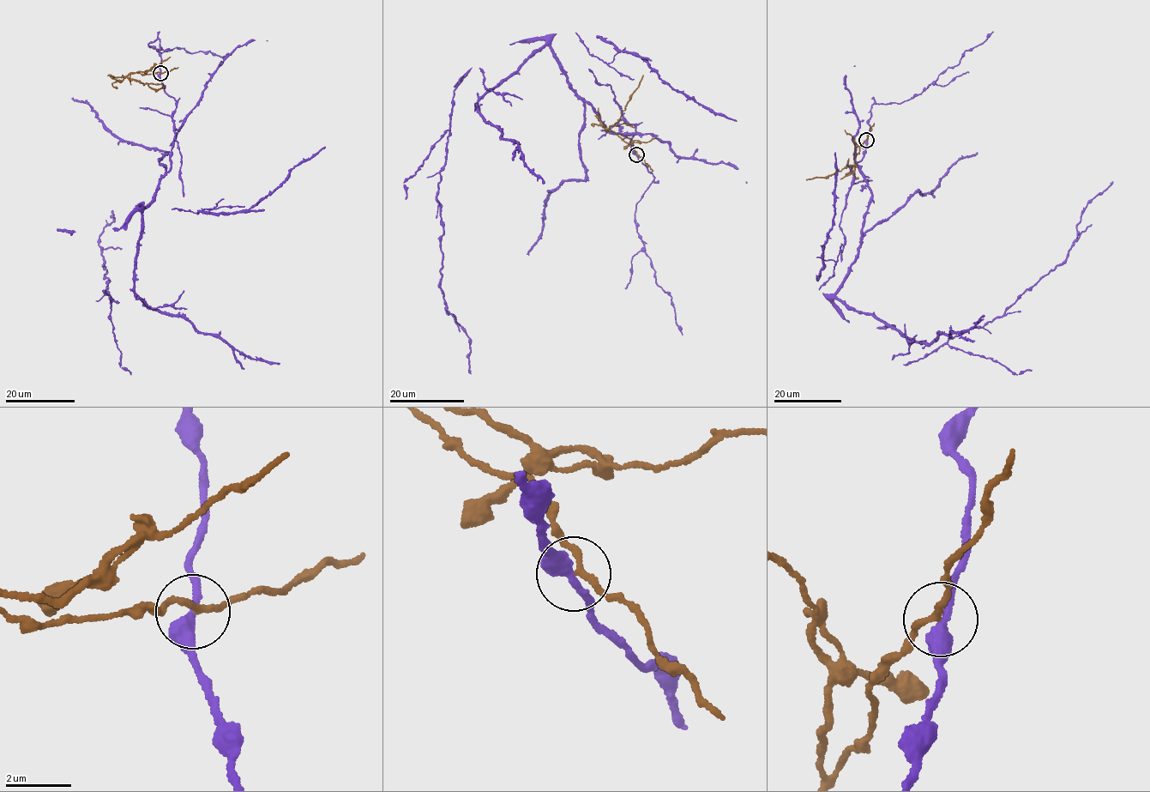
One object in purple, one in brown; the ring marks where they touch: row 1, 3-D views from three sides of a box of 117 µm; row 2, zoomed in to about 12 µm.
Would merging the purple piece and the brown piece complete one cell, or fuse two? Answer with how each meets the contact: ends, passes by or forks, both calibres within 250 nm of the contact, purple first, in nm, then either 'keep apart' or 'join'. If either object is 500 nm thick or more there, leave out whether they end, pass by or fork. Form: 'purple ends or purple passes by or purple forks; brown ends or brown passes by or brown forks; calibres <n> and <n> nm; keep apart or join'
purple passes by; brown passes by; calibres 360 and 170 nm; keep apart

